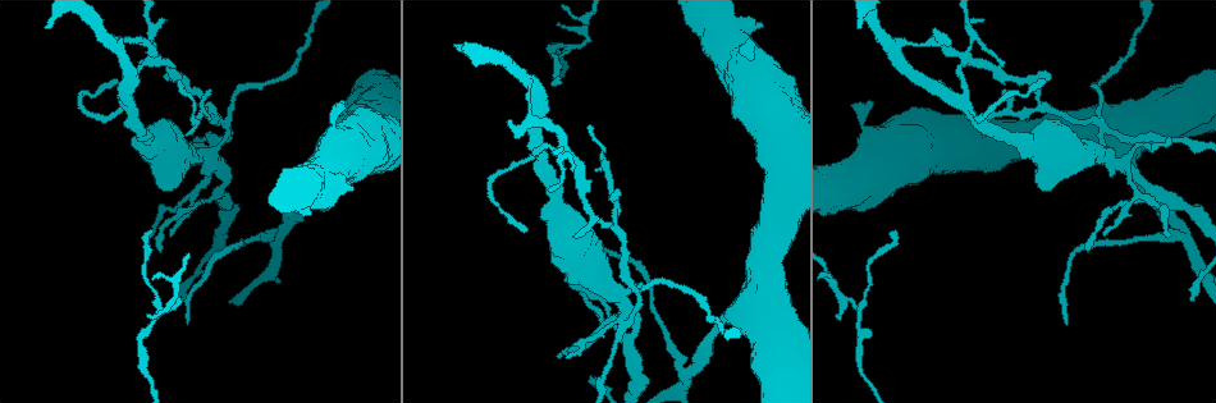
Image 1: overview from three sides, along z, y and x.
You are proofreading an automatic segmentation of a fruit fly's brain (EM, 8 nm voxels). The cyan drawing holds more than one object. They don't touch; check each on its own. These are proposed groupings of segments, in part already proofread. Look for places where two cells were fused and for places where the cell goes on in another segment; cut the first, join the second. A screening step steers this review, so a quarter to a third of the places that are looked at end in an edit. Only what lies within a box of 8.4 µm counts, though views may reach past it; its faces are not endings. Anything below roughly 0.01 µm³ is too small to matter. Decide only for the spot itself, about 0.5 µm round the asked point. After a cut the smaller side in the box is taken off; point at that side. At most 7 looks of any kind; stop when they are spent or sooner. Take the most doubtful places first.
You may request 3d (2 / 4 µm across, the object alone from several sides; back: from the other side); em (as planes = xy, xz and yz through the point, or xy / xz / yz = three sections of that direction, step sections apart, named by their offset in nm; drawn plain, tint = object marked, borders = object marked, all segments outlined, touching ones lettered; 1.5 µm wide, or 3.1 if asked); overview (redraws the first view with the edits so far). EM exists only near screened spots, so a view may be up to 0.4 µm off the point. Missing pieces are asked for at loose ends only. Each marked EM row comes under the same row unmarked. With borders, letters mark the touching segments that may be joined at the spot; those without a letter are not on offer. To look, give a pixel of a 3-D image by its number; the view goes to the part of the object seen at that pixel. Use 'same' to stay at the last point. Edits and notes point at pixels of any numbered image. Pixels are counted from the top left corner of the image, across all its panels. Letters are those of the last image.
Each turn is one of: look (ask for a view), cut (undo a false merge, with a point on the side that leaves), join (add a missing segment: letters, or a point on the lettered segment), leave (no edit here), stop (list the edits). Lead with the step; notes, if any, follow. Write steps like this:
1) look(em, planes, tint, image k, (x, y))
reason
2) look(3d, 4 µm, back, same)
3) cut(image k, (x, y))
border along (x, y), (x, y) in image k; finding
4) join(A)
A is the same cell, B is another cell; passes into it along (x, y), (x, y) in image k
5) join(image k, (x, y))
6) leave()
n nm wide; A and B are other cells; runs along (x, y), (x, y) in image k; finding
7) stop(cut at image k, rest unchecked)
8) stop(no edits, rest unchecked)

look(3d, 4 µm, image 1, (508, 123))
an open end

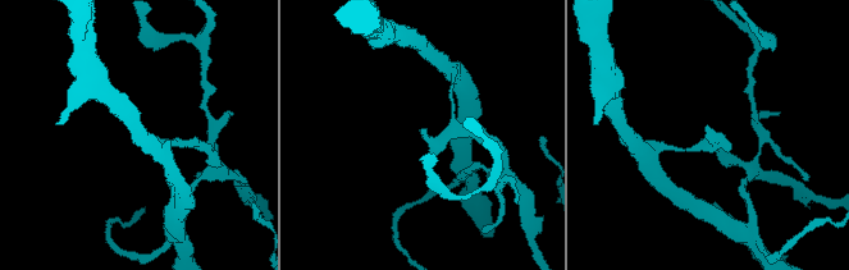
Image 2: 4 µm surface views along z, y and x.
look(em, planes, tint, image 2, (708, 127))
need the tissue

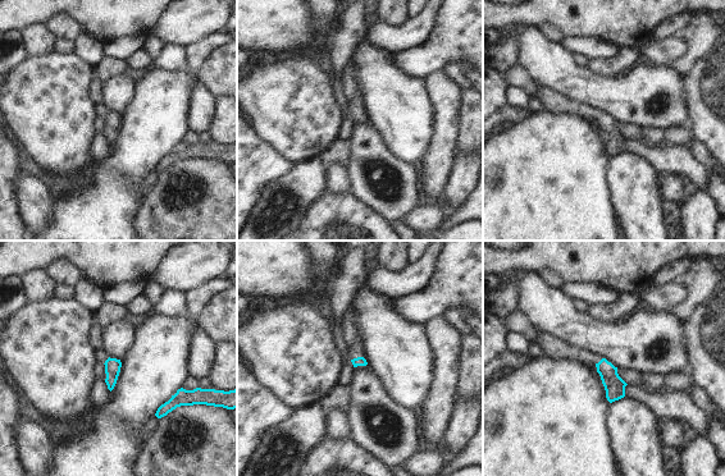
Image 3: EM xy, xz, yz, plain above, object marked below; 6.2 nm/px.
look(em, planes, borders, same)

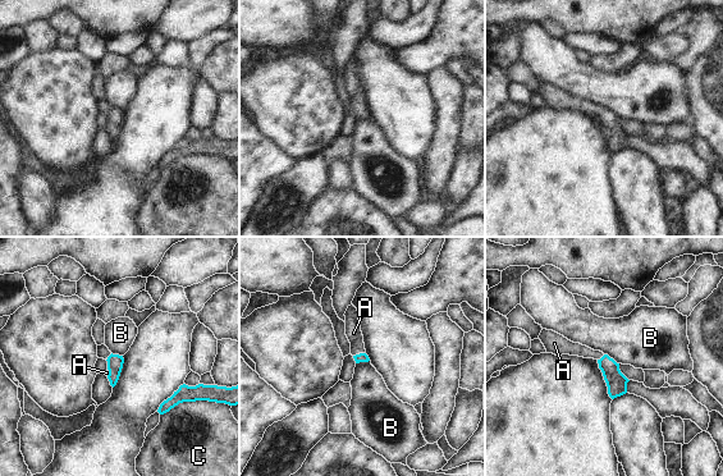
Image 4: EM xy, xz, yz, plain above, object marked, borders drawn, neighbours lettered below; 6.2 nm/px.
join(A)
C touches over 260 nm; A is the same cell, B and C are other cells; passes into it along (362, 357), (360, 353), (353, 333) in image 4; it goes on there

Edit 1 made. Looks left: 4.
look(3d, 4 µm, back, image 1, (566, 359))
an open end

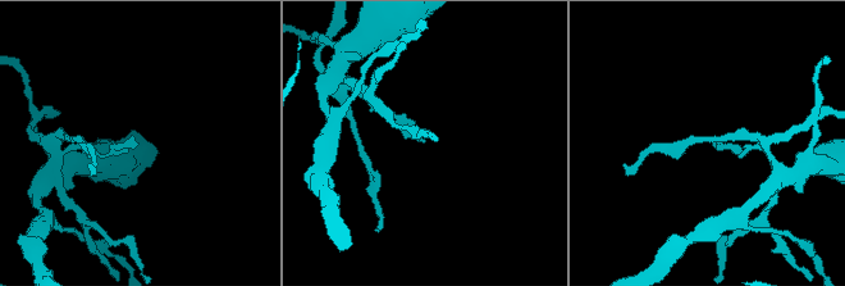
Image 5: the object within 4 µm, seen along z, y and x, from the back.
look(em, planes, borders, image 5, (714, 146))

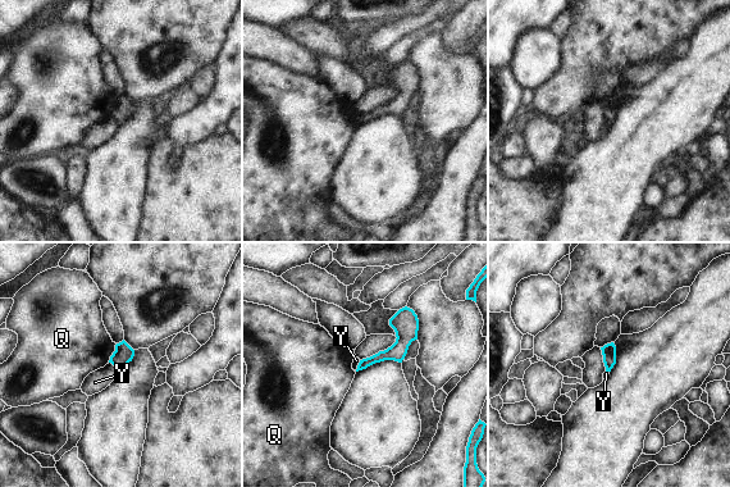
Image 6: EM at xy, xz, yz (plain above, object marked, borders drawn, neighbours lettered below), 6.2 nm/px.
leave()
70 nm wide; Q and Y are other cells; border along (109, 362), (118, 371) in image 6; none of them fits

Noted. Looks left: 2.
look(em, xz, step 4, borders, image 1, (558, 353))
thin end

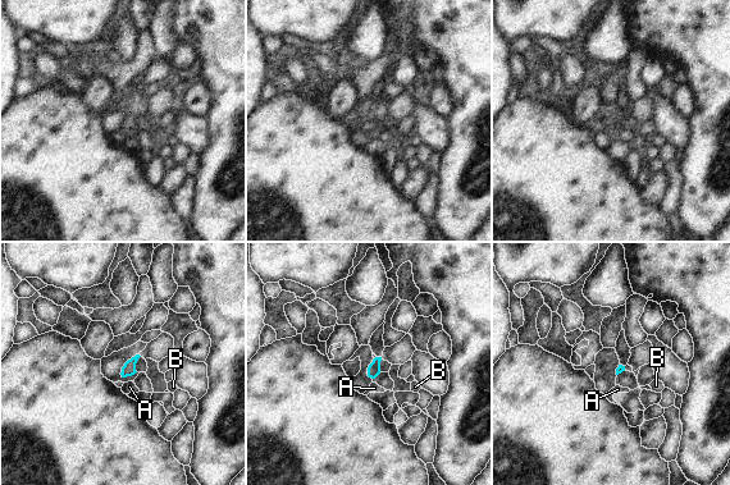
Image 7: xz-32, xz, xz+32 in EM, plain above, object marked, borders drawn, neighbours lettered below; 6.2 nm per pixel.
leave()
A and B are other cells; none of them fits

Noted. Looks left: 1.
stop(join at image 4, rest unchecked)

